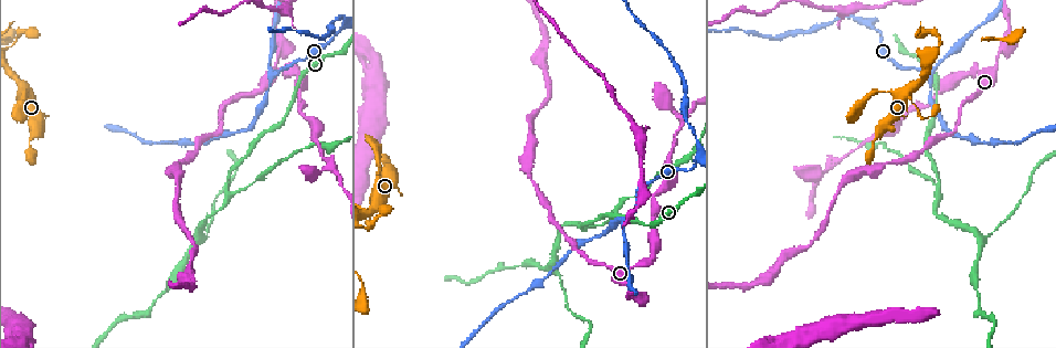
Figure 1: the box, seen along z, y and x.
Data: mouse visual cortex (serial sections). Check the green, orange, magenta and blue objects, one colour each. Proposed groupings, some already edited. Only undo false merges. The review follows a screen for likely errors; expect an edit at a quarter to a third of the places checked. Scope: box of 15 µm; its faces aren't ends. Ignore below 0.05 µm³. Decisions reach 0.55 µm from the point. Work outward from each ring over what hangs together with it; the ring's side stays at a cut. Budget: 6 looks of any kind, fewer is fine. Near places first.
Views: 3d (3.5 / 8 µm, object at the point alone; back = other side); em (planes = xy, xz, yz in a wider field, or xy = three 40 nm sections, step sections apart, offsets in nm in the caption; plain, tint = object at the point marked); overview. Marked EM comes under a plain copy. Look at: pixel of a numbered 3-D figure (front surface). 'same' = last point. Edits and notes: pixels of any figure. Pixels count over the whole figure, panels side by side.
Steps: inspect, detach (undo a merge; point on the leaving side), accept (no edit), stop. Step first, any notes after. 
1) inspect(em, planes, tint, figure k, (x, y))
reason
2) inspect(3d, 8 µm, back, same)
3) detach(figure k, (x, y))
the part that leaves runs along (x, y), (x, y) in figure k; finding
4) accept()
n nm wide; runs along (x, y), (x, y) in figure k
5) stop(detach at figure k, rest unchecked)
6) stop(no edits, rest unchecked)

inspect(3d, 3.5 µm, figure 1, (229, 195))
three-way junction

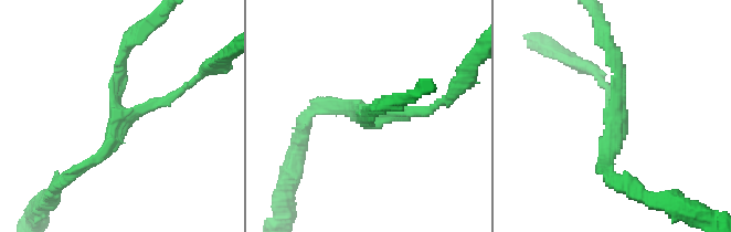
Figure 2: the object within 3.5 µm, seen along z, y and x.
inspect(em, xy, step 2, tint, figure 2, (616, 114))

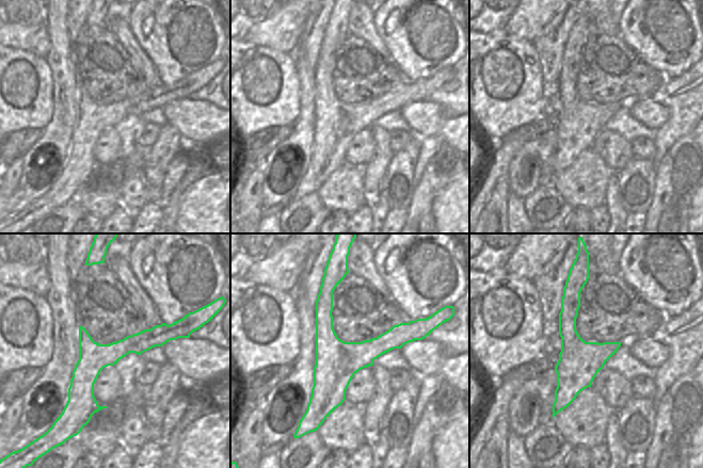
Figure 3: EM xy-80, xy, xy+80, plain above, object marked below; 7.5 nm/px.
accept()
3 arms; runs along (332, 285), (324, 300), (321, 417) in figure 3; continuous, no second cell

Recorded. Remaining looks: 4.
inspect(3d, 8 µm, figure 1, (272, 75))
thin neck

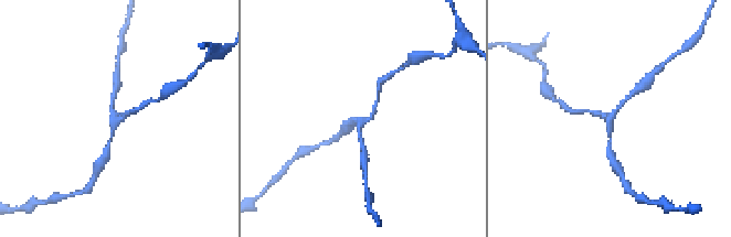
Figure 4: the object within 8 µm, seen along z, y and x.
inspect(3d, 3.5 µm, figure 4, (116, 121))
closer look

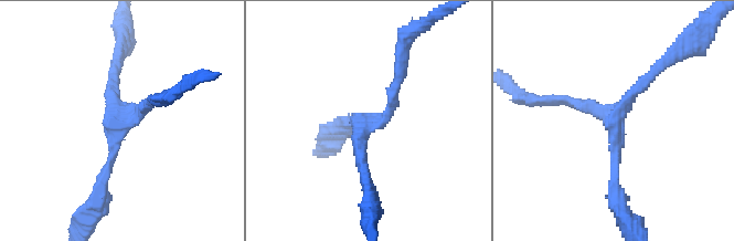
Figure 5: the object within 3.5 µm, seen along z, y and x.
inspect(em, xy, step 3, tint, figure 5, (368, 120))

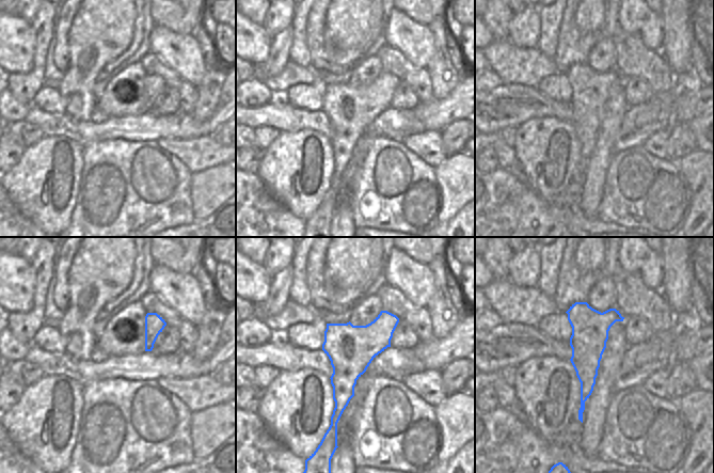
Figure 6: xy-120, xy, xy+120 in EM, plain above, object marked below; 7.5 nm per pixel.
accept()
3 arms; arms of 150, 150, 150 nm; runs along (384, 313), (349, 360), (334, 424) in figure 6; continuous, no second cell

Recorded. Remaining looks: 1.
stop(no edits, rest unchecked)

